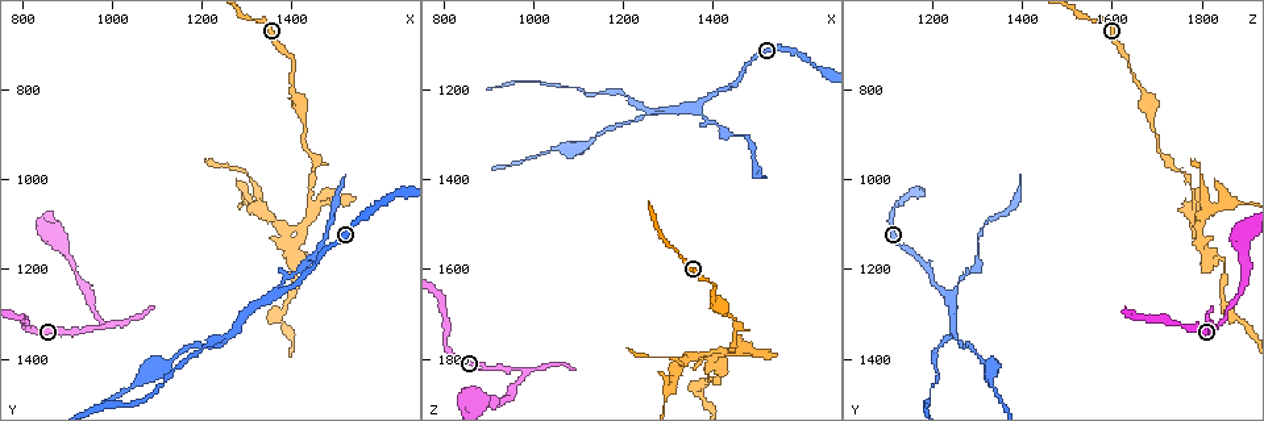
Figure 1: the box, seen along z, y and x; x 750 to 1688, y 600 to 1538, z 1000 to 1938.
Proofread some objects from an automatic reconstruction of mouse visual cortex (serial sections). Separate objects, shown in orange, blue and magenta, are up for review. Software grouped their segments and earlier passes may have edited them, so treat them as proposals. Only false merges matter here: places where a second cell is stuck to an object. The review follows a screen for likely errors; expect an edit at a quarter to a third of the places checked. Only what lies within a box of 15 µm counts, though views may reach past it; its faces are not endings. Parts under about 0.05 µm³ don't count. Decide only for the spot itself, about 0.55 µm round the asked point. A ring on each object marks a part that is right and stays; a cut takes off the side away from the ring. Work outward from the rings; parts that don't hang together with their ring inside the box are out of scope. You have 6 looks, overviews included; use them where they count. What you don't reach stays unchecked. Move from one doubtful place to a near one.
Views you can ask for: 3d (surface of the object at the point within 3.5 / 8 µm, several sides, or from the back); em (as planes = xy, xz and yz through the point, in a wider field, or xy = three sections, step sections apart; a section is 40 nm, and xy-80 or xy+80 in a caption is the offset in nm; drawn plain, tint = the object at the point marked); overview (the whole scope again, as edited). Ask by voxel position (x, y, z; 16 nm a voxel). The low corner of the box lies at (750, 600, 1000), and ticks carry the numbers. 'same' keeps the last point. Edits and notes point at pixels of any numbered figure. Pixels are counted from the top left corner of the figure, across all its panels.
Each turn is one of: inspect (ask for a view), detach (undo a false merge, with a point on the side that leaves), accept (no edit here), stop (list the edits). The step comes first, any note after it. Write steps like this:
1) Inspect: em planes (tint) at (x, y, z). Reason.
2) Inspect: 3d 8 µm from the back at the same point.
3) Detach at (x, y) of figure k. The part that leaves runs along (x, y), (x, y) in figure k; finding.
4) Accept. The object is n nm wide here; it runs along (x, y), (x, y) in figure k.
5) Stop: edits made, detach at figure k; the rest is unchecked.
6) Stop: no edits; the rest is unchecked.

Inspect: 3d 8 µm at (975, 1325, 1825). A fork.

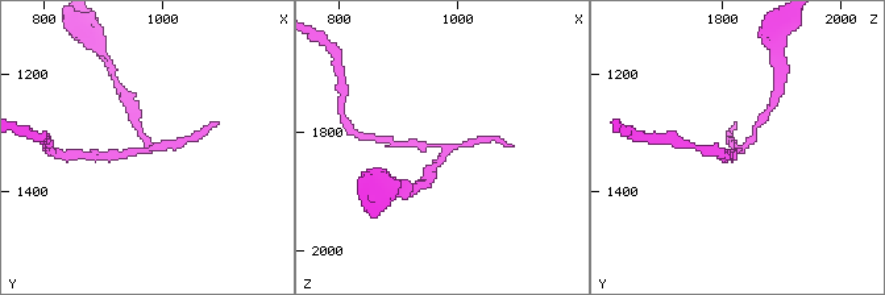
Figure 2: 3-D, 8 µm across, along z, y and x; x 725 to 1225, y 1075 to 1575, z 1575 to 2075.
Inspect: 3d 3.5 µm at (975, 1325, 1825).

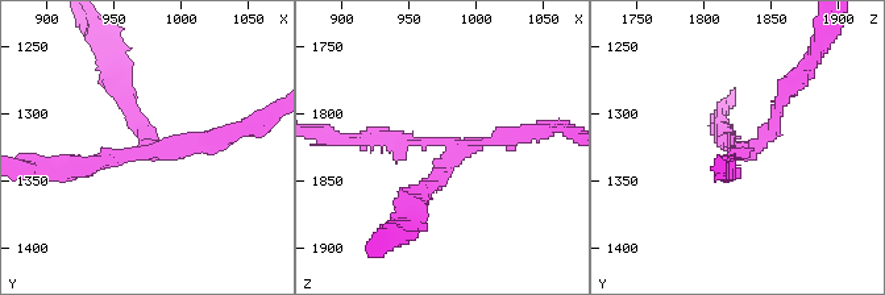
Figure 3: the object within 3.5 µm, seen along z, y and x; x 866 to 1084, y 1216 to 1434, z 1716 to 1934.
Detach at (120, 83) of figure 3. 3 arms meet here; the part that leaves runs along (137, 127), (104, 37) in figure 3; two cells meet here.

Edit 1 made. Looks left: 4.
Inspect: overview. Redraw.

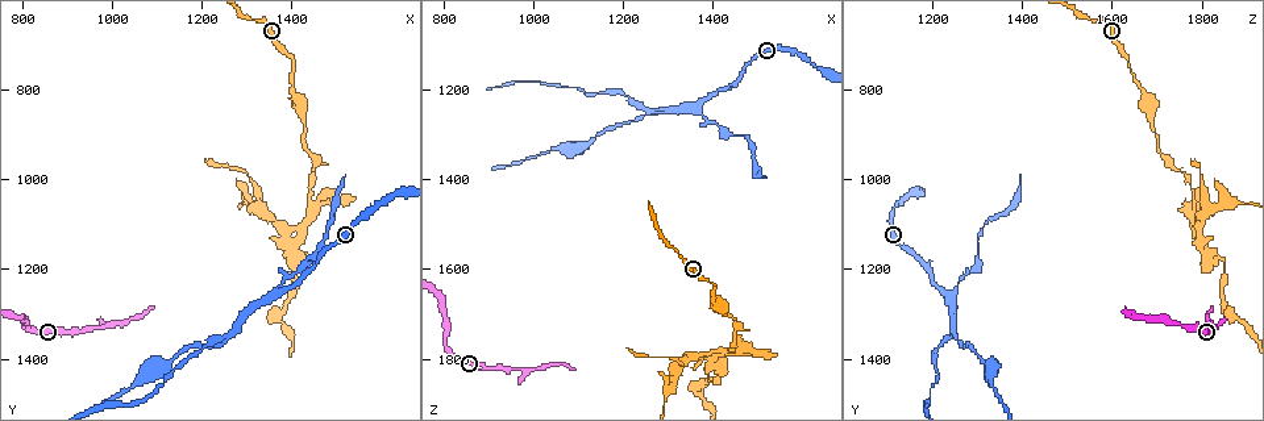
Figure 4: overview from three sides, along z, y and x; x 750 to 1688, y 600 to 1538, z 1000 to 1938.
Inspect: 3d 3.5 µm at (1435, 1050, 1780). Narrows sharply.

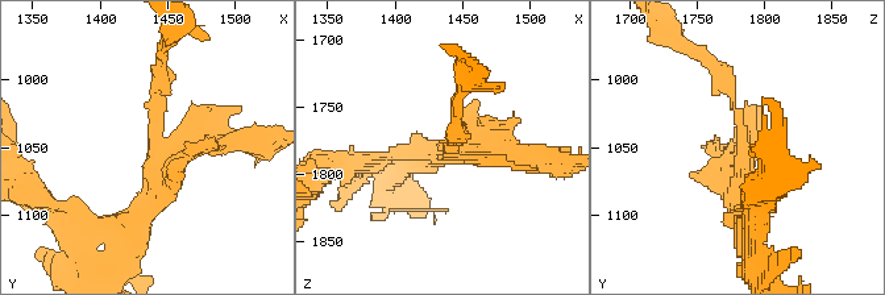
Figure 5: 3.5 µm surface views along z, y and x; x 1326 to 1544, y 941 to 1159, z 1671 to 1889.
Inspect: em planes (tint) at (1440, 1046, 1782). Shape alone is not enough.

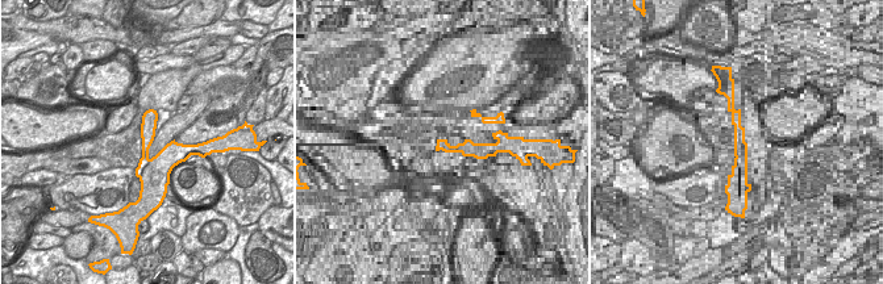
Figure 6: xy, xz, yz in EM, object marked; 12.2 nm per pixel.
Inspect: em xy step 5 (tint) at the same point.

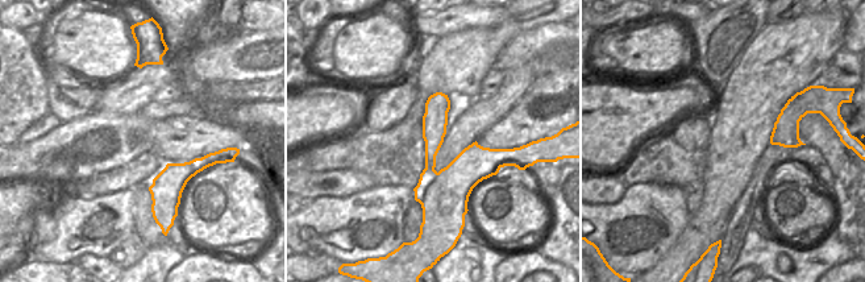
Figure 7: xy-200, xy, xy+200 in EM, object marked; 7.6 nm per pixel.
Detach at (507, 158) of figure 5. A border runs along (425, 164), (433, 170) in figure 7; a second cell is stuck on.

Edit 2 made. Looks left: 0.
Stop: edits made, detach at figure 3, detach at figure 5; the rest is unchecked.

